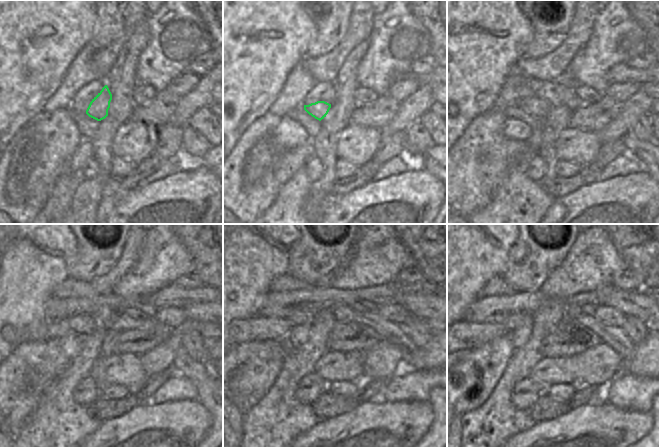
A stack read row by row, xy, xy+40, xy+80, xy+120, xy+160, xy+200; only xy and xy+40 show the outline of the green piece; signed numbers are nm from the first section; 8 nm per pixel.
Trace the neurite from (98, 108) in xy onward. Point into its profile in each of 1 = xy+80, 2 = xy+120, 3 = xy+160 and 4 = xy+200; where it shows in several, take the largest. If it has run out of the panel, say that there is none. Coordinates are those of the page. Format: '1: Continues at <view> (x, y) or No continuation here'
1: Continues at xy+80 (539, 108)
2: Continues at xy+120 (83, 324)
3: Continues at xy+160 (295, 319)
4: Continues at xy+200 (515, 320)

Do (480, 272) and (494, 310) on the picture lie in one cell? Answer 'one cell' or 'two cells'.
two cells

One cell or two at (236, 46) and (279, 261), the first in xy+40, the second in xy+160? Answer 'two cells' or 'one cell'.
one cell

